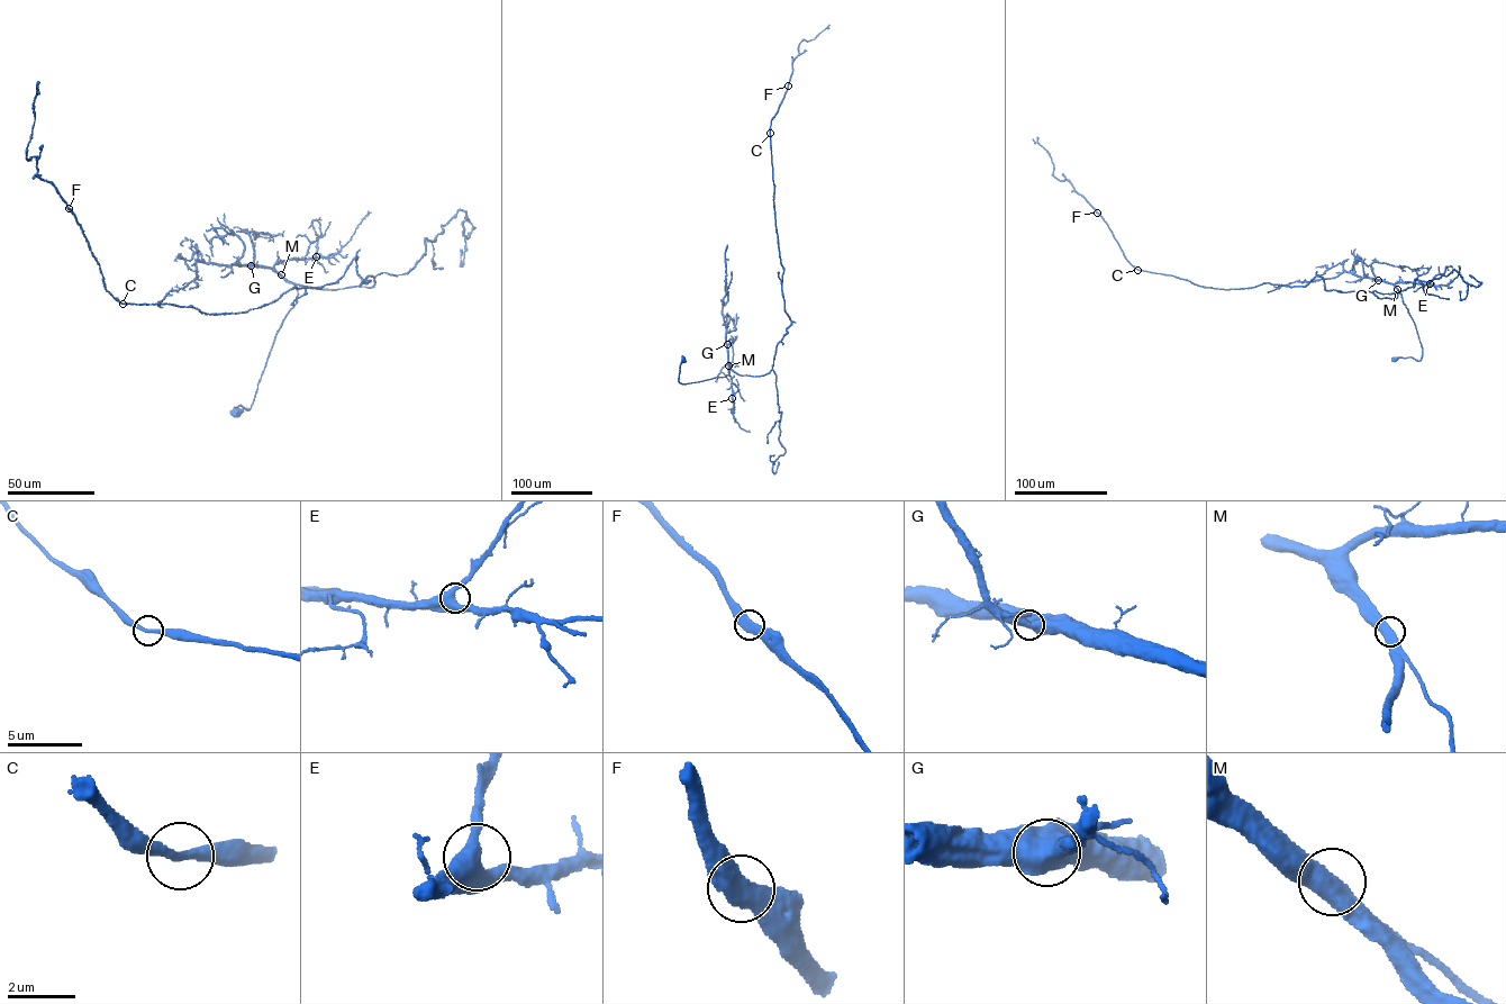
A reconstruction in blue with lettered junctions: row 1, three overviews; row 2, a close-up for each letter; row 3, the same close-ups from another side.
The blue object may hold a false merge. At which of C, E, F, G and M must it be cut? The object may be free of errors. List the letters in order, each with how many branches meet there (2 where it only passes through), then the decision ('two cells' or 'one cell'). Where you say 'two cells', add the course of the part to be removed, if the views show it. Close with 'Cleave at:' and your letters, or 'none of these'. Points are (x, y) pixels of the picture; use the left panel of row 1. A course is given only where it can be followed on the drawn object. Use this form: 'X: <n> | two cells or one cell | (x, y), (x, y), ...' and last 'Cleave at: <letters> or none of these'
C: 2 | one cell
E: 3 | one cell
F: 2 | one cell
G: 2 | one cell
M: 2 | one cell
Cleave at: none of these

